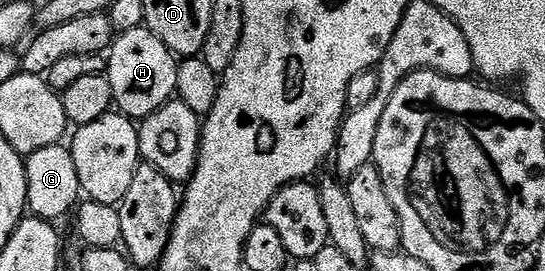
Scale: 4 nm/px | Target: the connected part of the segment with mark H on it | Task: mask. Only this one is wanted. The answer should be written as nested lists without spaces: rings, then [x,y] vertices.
[[[142,26],[120,33],[107,53],[107,75],[116,111],[134,122],[145,120],[159,110],[177,91],[178,57],[155,34]]]

